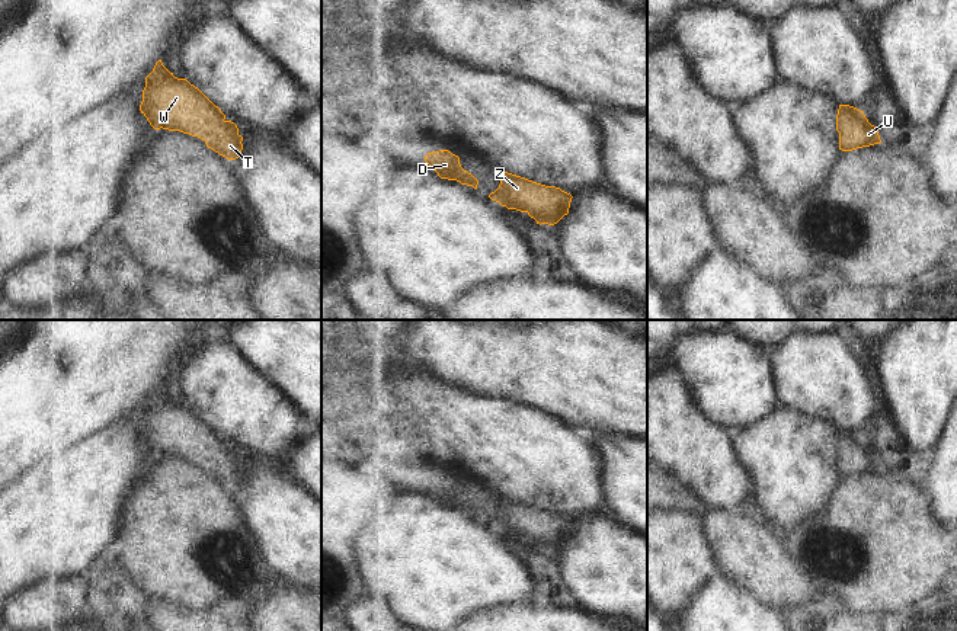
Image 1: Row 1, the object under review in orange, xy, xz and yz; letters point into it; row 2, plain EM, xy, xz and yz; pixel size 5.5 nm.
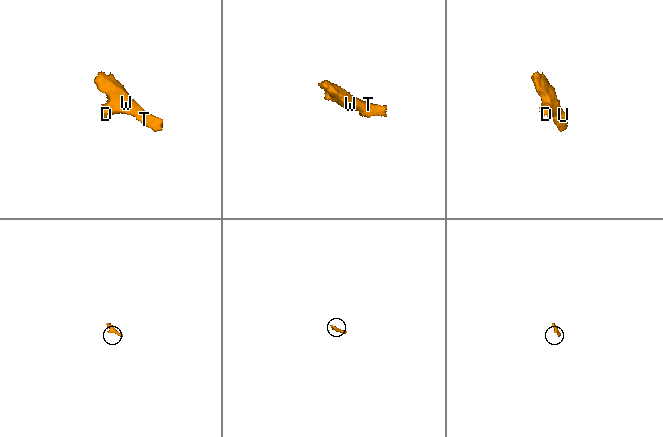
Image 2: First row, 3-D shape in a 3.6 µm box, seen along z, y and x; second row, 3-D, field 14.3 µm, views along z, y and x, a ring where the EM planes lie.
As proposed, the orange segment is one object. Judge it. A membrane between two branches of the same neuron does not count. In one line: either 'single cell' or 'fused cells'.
single cell

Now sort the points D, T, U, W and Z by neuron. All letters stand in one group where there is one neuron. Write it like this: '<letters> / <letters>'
D T U W Z

